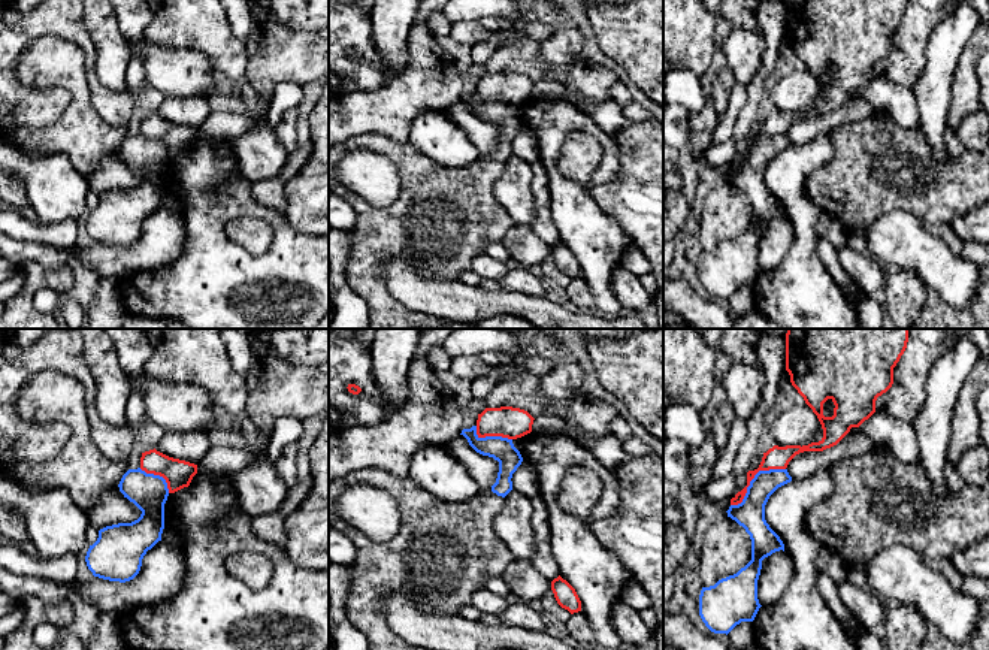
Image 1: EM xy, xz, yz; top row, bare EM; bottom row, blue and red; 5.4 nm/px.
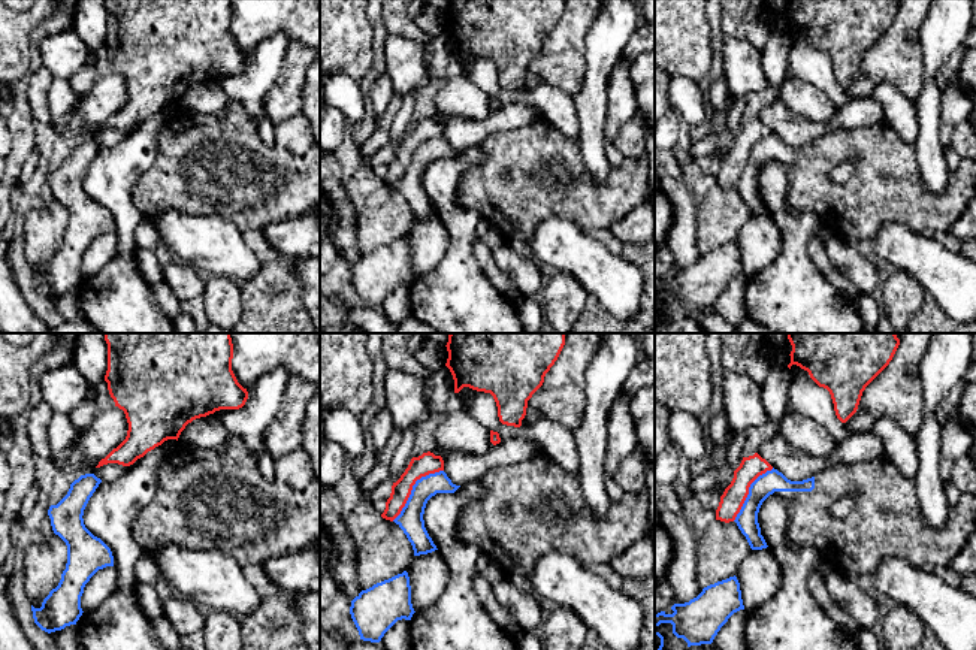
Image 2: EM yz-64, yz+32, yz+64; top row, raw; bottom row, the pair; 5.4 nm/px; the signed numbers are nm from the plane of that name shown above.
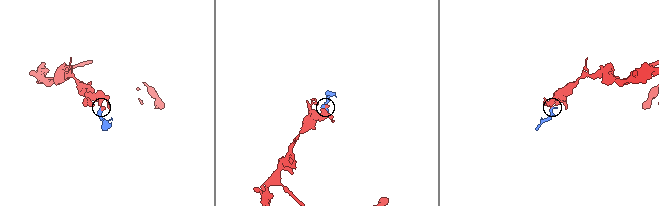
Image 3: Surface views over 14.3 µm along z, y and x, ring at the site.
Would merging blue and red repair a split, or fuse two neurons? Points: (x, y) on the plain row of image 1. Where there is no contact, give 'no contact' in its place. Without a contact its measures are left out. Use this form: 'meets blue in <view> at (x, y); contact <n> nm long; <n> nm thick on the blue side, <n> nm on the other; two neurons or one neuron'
meets blue in yz at (753, 144); contact 360 nm long; 160 nm thick on the blue side, 130 nm on the other; two neurons

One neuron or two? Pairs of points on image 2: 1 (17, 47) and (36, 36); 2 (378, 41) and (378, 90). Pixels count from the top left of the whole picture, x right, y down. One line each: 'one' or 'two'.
1: two
2: two

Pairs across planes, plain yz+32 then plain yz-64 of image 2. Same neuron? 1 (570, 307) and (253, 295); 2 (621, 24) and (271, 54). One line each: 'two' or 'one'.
1: two
2: one

